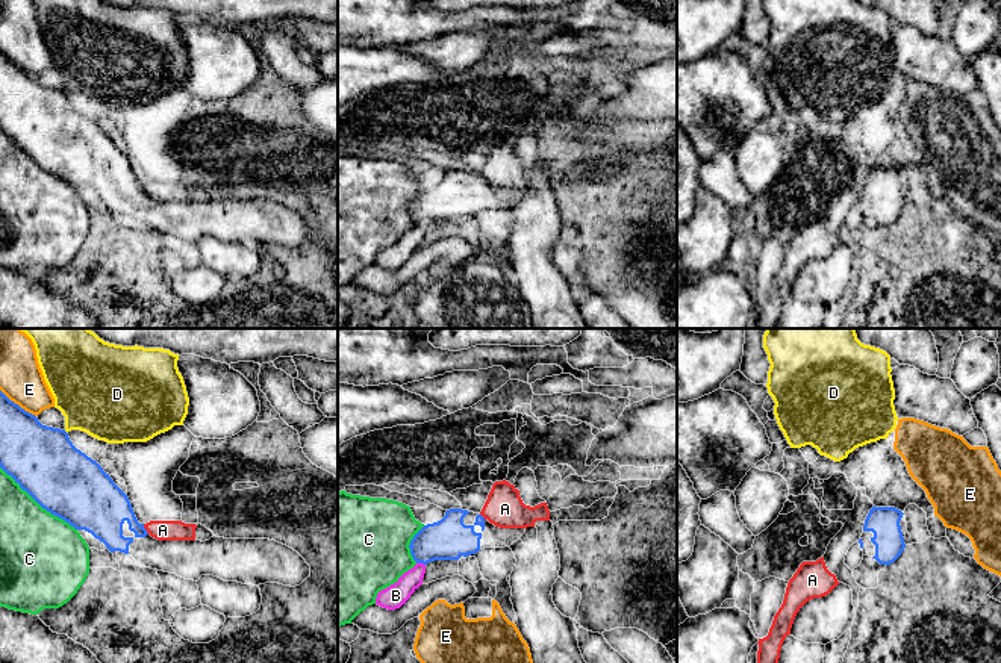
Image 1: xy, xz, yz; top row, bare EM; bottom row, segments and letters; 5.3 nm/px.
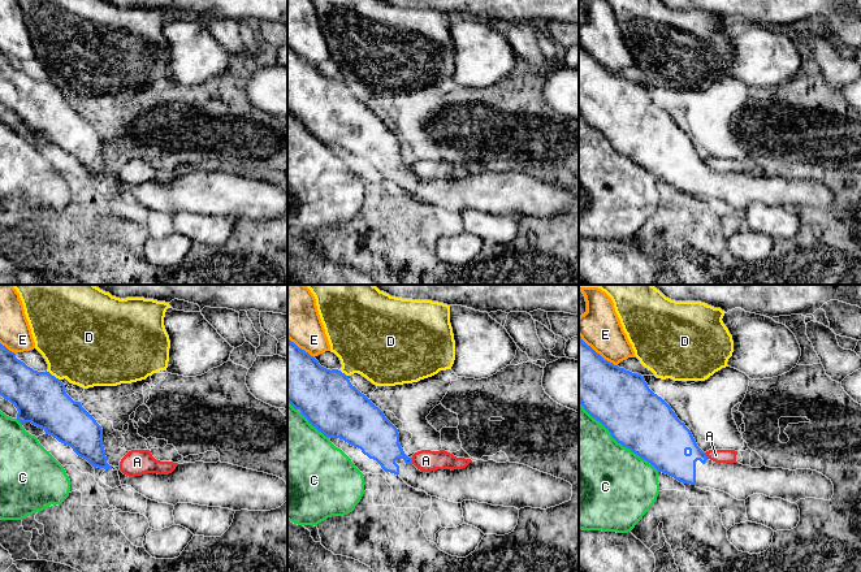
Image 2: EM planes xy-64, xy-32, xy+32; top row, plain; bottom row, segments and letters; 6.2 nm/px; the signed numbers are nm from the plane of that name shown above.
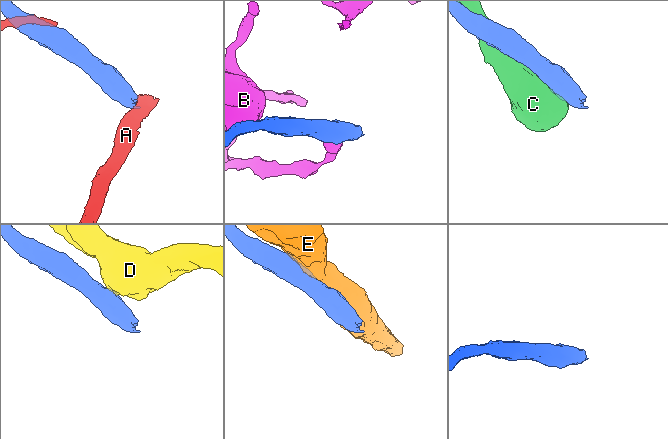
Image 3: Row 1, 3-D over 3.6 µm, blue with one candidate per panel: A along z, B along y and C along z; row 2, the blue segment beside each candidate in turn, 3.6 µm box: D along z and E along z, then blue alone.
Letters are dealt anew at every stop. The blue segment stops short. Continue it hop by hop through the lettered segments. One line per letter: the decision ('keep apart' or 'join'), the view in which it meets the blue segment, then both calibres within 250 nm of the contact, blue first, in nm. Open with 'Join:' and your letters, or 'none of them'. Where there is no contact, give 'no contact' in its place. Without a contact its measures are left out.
Join: none of them
A: keep apart; meets blue in xy; 280 nm thick on the blue side, 110 nm on the other
B: keep apart; meets blue in xz; 220 nm thick on the blue side, 120 nm on the other
C: keep apart; meets blue in xy; 360 nm thick on the blue side, 400 nm on the other
D: keep apart; meets blue in xy; 360 nm thick on the blue side, 400 nm on the other
E: keep apart; meets blue in xy; 300 nm thick on the blue side, 240 nm on the other

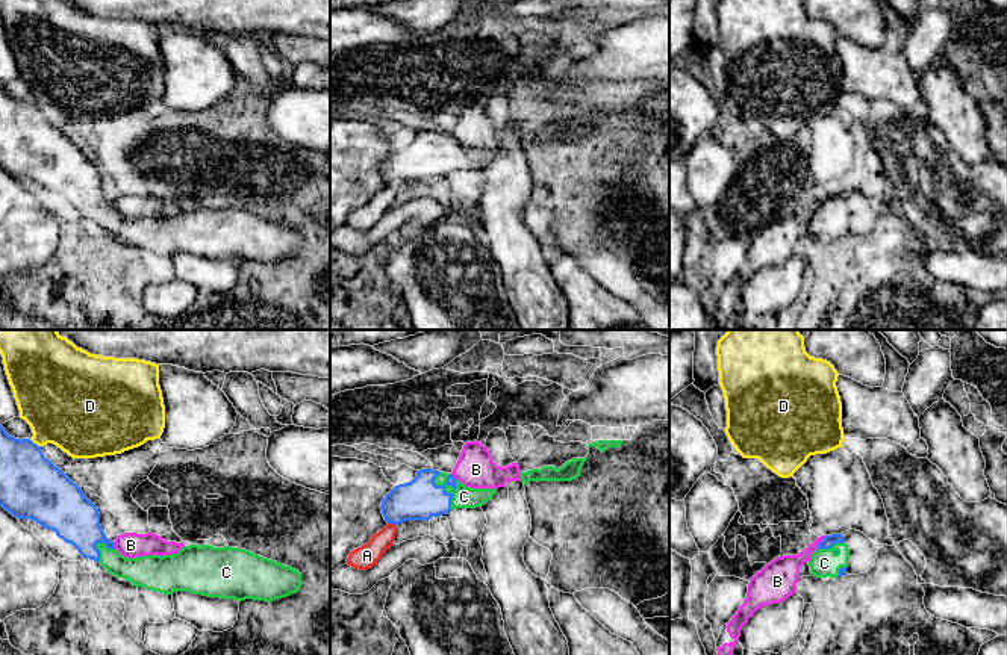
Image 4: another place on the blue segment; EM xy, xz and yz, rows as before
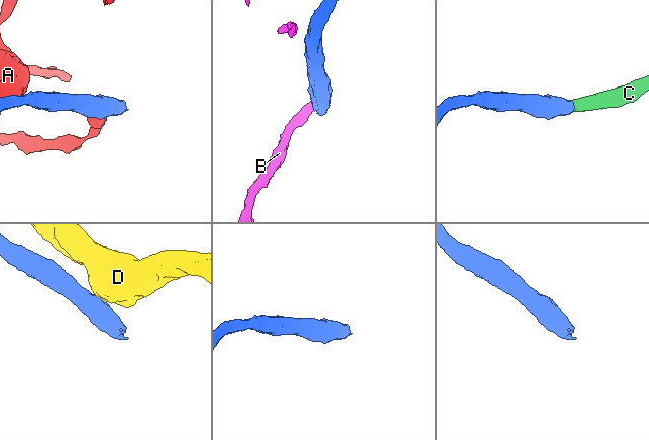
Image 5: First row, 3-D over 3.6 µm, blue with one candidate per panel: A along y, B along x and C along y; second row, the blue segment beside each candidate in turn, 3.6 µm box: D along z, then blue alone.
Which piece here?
Join: C
A: keep apart; meets blue in xz; 220 nm thick on the blue side, 120 nm on the other
B: keep apart; meets blue in yz; 60 nm thick on the blue side, 160 nm on the other
C: join; meets blue in xz; 220 nm thick on the blue side, 120 nm on the other
D: keep apart; meets blue in xy; 340 nm thick on the blue side, 420 nm on the other

